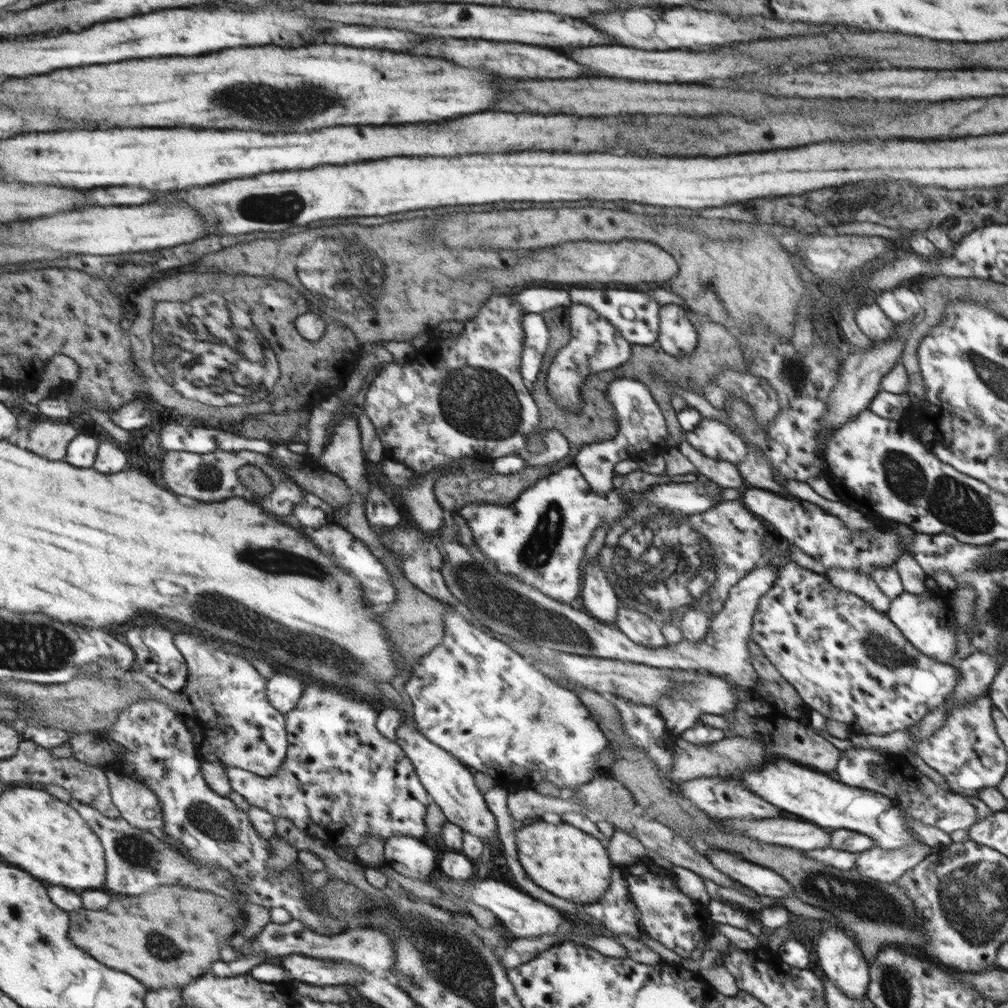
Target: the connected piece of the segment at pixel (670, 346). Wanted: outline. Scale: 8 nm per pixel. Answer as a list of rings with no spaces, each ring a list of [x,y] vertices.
[[[671,303],[660,306],[658,311],[656,343],[660,350],[672,357],[689,360],[697,344],[697,334],[683,307]]]

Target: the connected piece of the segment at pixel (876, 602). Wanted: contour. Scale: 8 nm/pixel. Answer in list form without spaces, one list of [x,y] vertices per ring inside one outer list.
[[[845,568],[826,569],[823,574],[829,578],[833,585],[843,589],[845,592],[855,593],[855,596],[862,597],[868,601],[879,612],[887,612],[890,606],[890,598],[887,598],[869,574],[860,570],[847,570]]]

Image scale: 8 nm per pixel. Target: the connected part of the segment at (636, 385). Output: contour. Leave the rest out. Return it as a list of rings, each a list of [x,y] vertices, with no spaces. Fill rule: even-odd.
[[[615,378],[608,384],[605,400],[609,403],[614,422],[618,426],[615,437],[609,441],[583,445],[572,462],[583,480],[587,482],[589,489],[595,494],[607,494],[612,490],[616,461],[633,459],[643,452],[660,452],[665,448],[665,438],[667,438],[663,416],[649,395],[647,385],[631,378]]]

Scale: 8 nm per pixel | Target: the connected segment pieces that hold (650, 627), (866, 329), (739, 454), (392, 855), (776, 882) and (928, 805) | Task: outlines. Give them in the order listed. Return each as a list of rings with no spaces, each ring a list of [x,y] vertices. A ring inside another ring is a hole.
[[[629,606],[618,608],[616,628],[631,642],[646,648],[661,648],[665,645],[660,626],[648,616]]]
[[[874,303],[871,305],[857,306],[854,312],[854,321],[859,330],[871,341],[886,340],[894,336],[894,323]]]
[[[701,418],[697,427],[685,432],[684,436],[687,443],[709,458],[733,464],[746,459],[746,444],[716,419]]]
[[[392,836],[385,840],[386,863],[415,882],[425,882],[437,873],[435,854],[422,839],[413,836]]]
[[[711,847],[703,856],[722,873],[729,875],[731,880],[753,890],[757,895],[776,899],[793,897],[793,888],[770,868],[760,867],[733,853]]]
[[[851,747],[843,751],[842,759],[835,767],[835,778],[850,787],[867,789],[878,792],[883,796],[890,797],[900,810],[904,810],[913,820],[918,820],[929,826],[936,826],[943,832],[950,833],[953,830],[967,830],[978,820],[985,819],[989,814],[983,814],[983,806],[965,806],[961,804],[961,795],[959,793],[951,794],[951,791],[945,792],[941,787],[935,785],[927,776],[912,766],[902,753],[881,754],[873,749]]]

